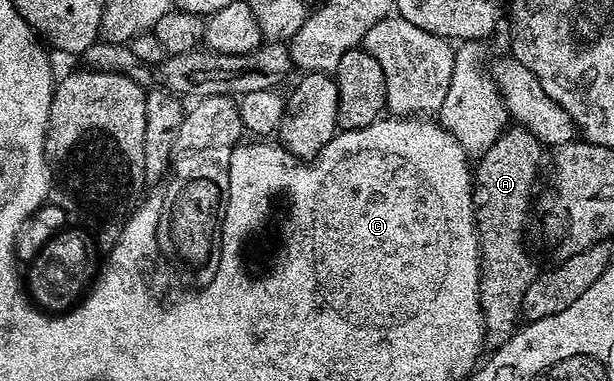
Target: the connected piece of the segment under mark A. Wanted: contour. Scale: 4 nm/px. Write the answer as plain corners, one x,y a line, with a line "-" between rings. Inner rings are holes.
514,124
503,130
502,135
488,148
476,164
476,191
474,204
478,223
478,258
482,261
480,272
480,308
482,309
482,329
487,347
503,346
515,330
519,329
522,318
524,292
532,284
536,273
534,258
526,247
526,213
532,209
532,195
535,193
534,177
538,174
538,165
542,162
544,147
532,132
523,126

